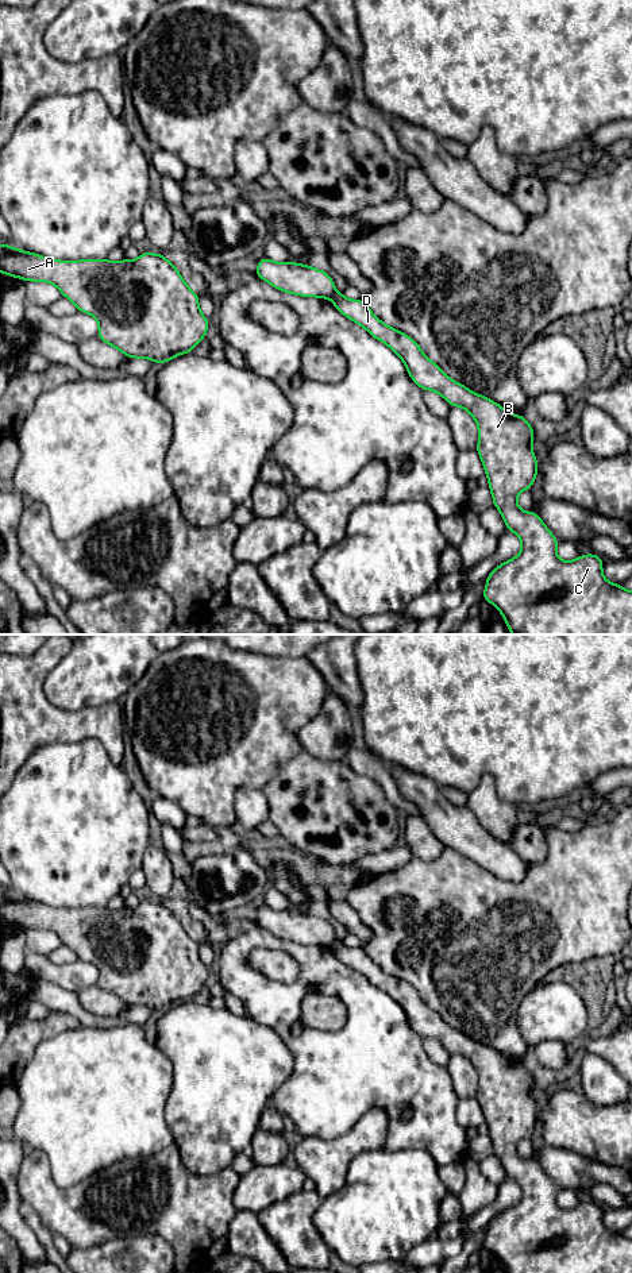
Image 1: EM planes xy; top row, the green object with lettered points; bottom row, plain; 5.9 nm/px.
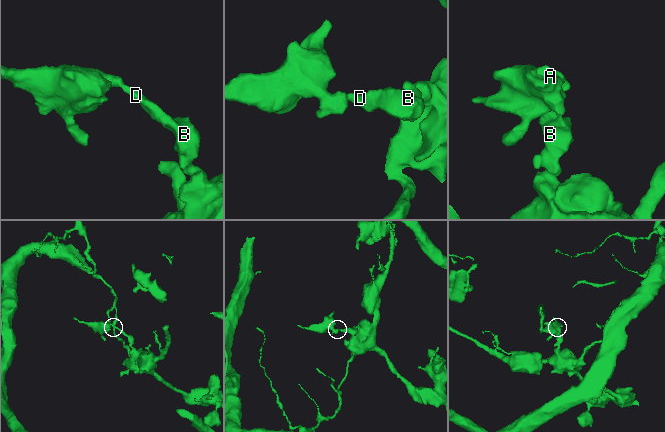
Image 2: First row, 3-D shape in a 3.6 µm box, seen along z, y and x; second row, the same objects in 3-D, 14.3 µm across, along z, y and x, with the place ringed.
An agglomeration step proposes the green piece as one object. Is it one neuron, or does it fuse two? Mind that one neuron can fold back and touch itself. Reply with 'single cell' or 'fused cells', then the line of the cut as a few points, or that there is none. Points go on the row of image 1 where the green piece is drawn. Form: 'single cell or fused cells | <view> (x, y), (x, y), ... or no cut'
fused cells | xy (336, 292), (330, 299)

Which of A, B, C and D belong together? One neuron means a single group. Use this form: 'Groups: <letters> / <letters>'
Groups: A / B C D

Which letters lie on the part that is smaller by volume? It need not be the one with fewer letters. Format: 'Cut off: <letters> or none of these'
Cut off: A

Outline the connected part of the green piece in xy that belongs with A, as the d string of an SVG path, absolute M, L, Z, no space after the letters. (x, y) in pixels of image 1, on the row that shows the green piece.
M0 244L0 274L24 282L53 283L76 309L99 321L97 337L130 359L146 358L163 364L188 352L205 339L208 319L199 306L196 294L177 267L161 252L140 252L135 261L82 259L57 261L35 252Z

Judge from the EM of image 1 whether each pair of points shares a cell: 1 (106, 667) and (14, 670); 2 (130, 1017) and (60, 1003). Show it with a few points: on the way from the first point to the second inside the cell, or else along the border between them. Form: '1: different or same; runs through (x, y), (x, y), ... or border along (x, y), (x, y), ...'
1: different; border along (70, 648), (45, 679), (43, 694), (47, 699)
2: same; runs through (112, 1021), (92, 1021), (77, 1010)

